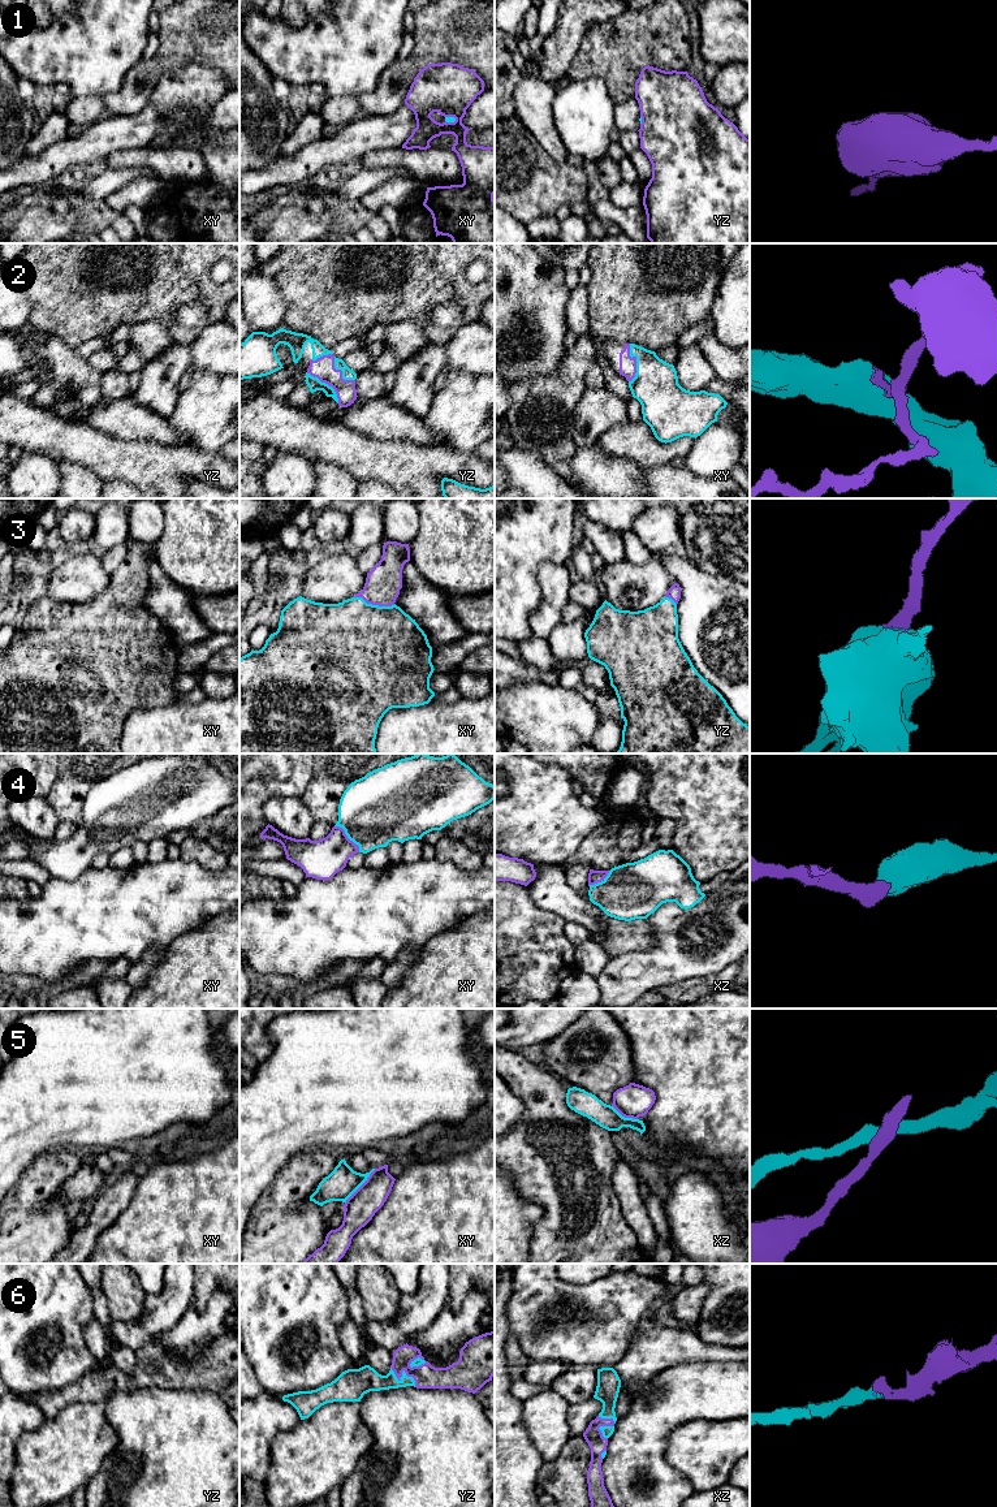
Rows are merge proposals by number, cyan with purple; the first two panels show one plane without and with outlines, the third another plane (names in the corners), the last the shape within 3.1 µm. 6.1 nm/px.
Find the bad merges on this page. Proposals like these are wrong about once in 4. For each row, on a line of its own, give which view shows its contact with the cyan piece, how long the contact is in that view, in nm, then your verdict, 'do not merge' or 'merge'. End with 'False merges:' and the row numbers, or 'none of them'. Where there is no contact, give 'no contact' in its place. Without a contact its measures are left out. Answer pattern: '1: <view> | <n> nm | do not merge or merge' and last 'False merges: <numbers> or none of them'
1: xy | 80 nm | do not merge
2: xy | 240 nm | merge
3: xy | 260 nm | merge
4: xy | 220 nm | merge
5: xy | 280 nm | do not merge
6: yz | 200 nm | merge
False merges: 1, 5

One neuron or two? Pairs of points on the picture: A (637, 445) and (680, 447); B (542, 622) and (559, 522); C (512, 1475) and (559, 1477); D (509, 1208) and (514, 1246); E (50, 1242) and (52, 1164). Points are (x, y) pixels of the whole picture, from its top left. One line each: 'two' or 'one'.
A: one
B: two
C: two
D: one
E: one

